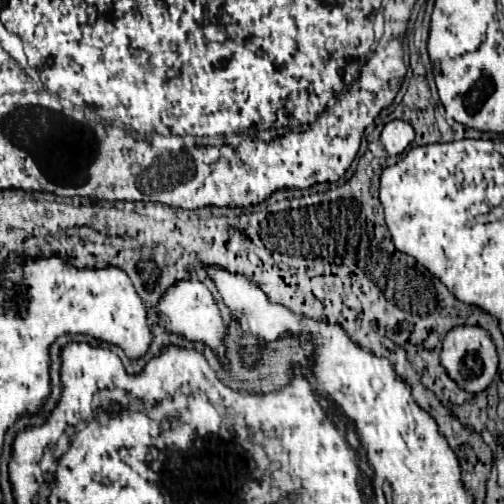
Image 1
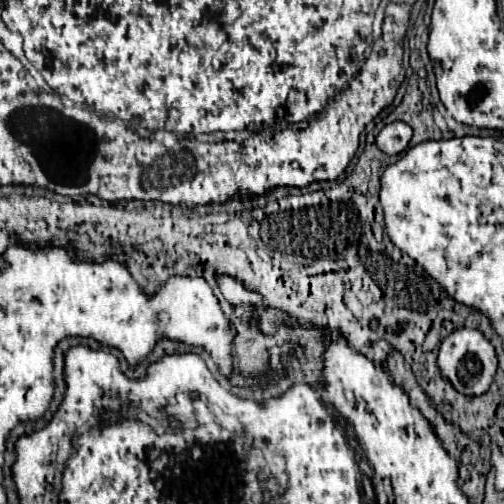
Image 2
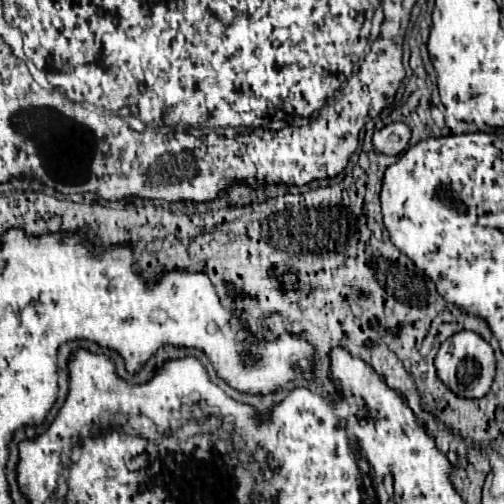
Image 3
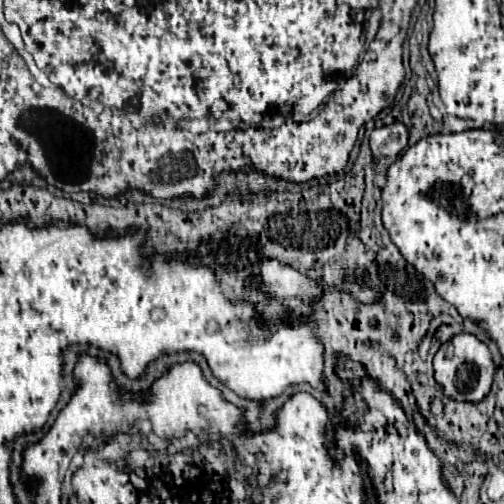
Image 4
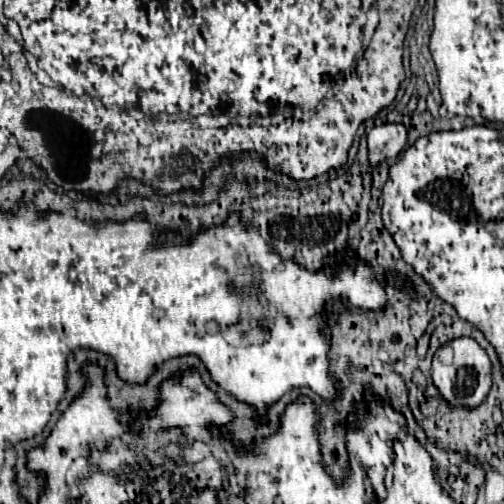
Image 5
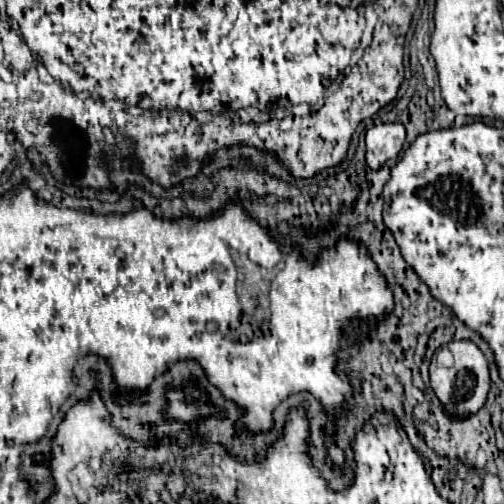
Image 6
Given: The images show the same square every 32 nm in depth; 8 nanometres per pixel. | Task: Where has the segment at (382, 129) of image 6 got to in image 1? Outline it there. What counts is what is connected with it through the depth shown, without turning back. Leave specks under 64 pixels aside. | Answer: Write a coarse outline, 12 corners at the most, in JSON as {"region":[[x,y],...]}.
{"region":[[406,120],[384,126],[380,142],[390,156],[410,146],[414,128]]}

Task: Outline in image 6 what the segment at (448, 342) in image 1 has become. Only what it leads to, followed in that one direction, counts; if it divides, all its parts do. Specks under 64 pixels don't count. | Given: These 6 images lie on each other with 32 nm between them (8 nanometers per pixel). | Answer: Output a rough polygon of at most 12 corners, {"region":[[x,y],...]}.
{"region":[[472,340],[450,342],[450,368],[430,366],[448,414],[478,412],[490,390],[488,360]]}

